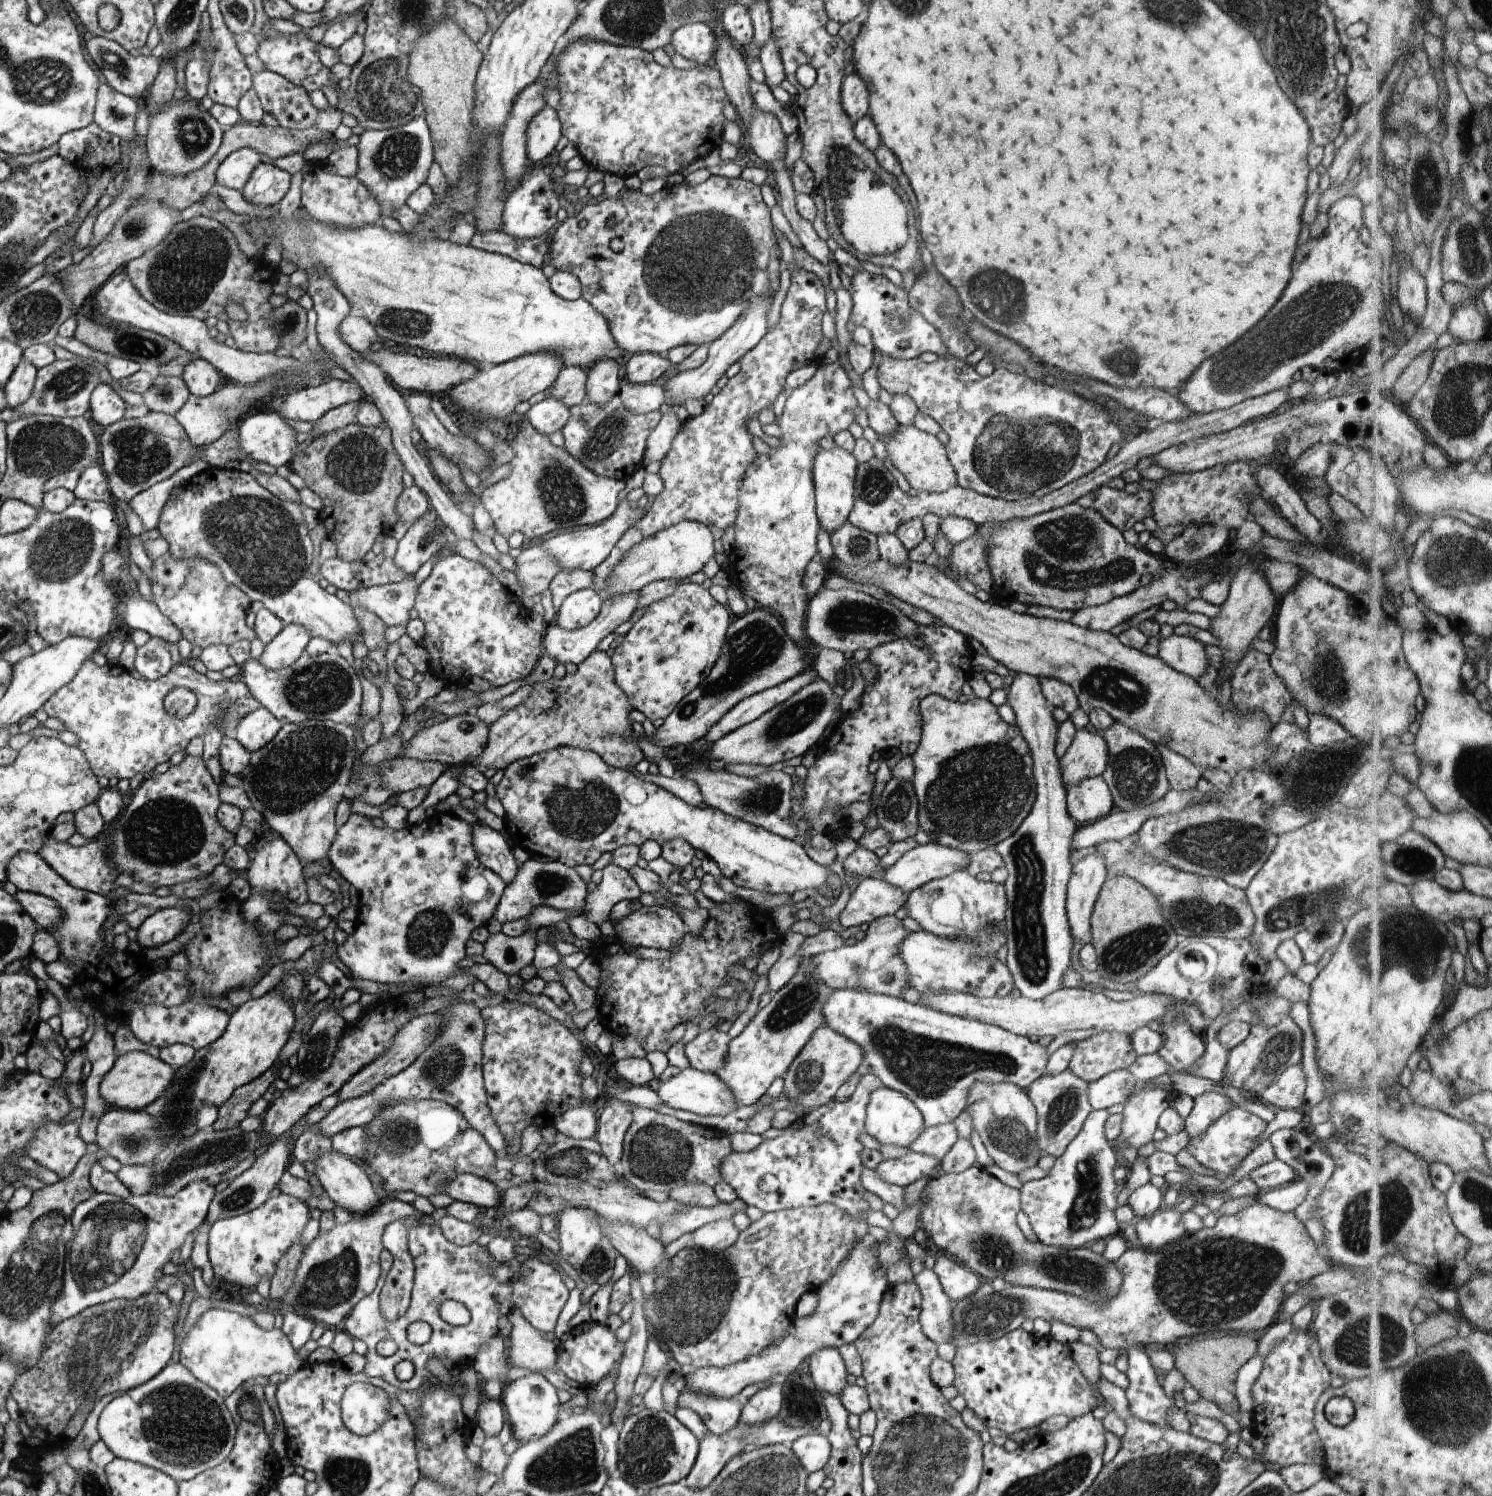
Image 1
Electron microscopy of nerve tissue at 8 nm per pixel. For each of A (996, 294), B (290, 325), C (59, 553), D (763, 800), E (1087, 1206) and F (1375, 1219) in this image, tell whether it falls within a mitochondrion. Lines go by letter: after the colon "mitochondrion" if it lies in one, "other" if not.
A: mitochondrion
B: mitochondrion
C: mitochondrion
D: mitochondrion
E: mitochondrion
F: mitochondrion

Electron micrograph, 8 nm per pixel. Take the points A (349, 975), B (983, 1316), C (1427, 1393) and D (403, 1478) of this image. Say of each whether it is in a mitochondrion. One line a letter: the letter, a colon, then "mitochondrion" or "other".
A: other
B: mitochondrion
C: mitochondrion
D: other

